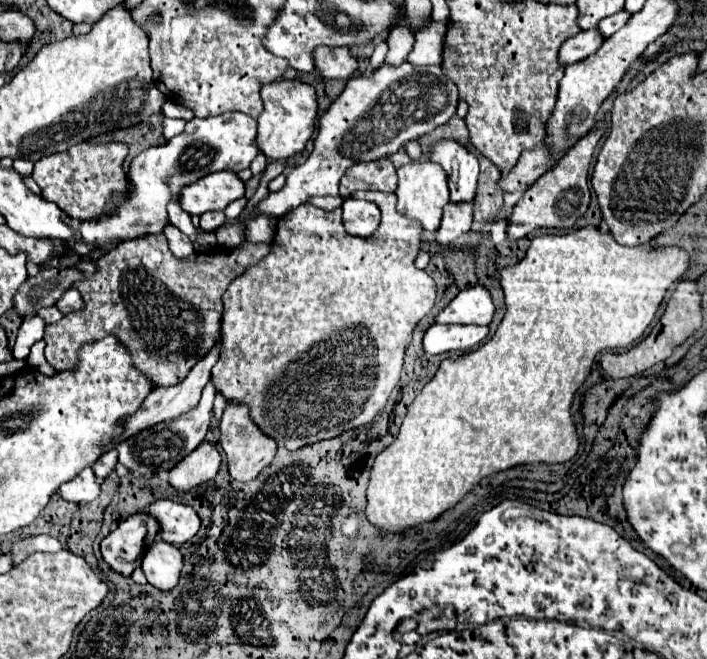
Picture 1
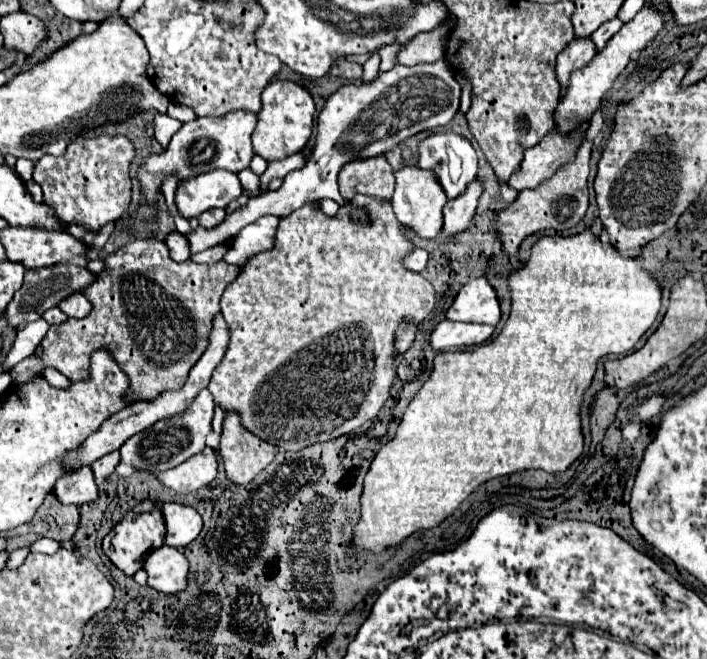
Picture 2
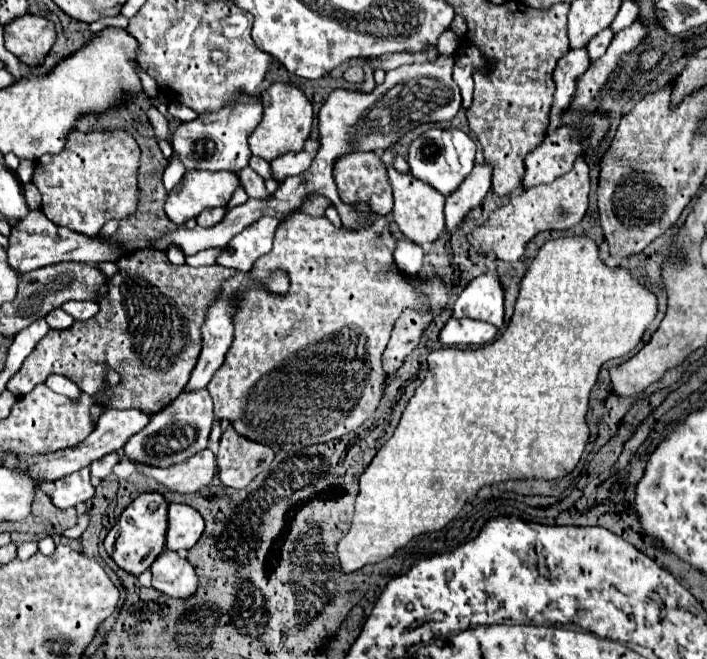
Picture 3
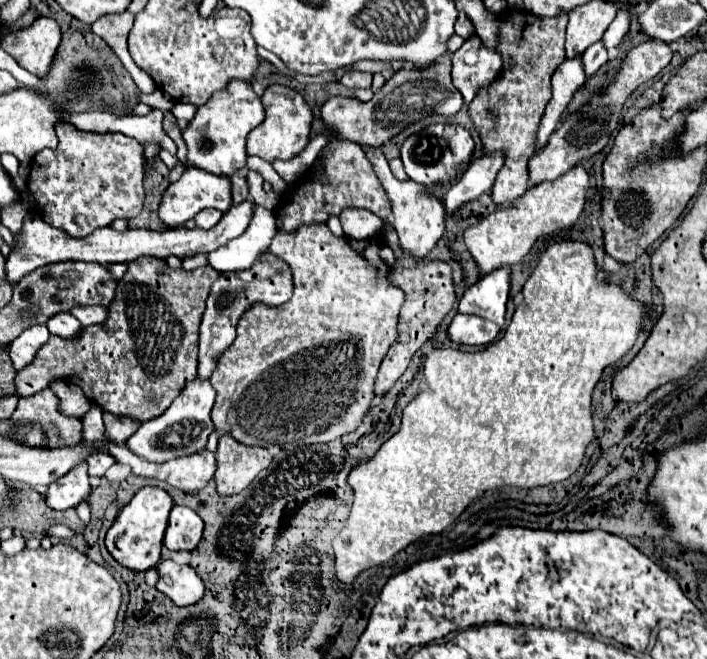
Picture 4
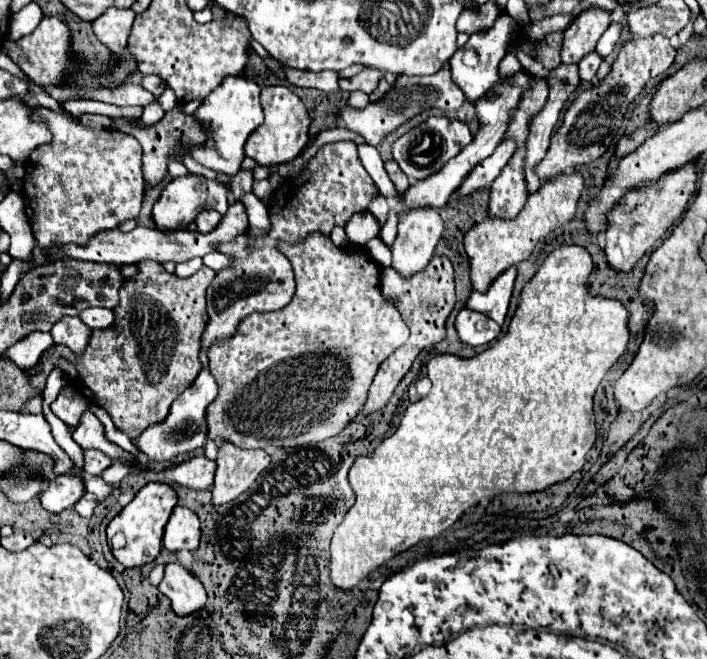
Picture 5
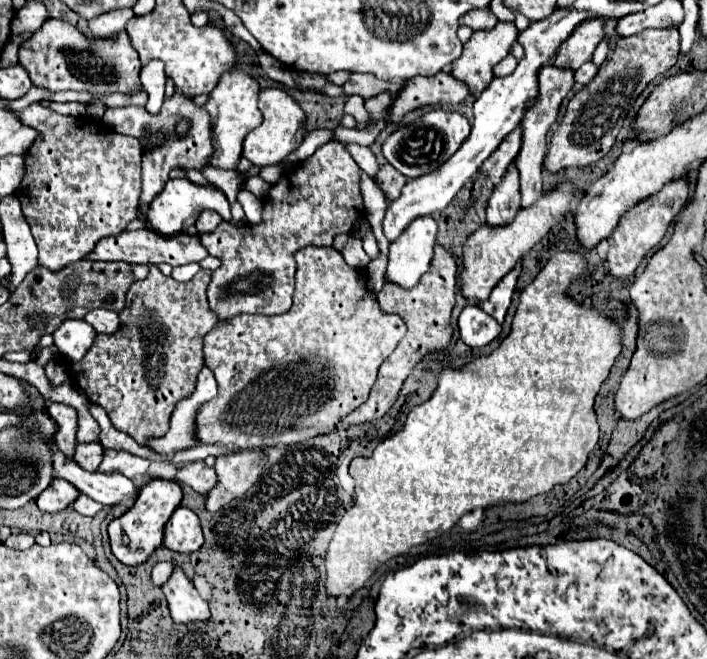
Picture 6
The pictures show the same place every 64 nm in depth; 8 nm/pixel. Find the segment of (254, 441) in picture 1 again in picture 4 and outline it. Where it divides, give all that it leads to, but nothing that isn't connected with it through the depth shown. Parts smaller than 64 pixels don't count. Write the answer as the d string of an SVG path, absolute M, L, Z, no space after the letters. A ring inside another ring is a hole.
M222 436L216 450L216 462L216 492L220 492L220 496L234 496L248 488L250 482L270 466L272 456L266 448L244 446L232 440L232 436Z

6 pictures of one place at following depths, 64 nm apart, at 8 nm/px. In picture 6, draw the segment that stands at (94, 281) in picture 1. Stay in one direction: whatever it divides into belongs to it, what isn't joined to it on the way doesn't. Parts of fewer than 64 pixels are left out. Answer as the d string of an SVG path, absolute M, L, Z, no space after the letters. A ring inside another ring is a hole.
M150 266L146 280L136 280L126 294L126 308L120 312L122 328L116 334L98 334L92 348L78 364L70 364L69 372L84 388L92 404L102 406L120 432L126 432L140 446L148 446L148 440L164 436L170 426L170 416L180 400L190 396L196 388L196 376L204 366L202 338L218 322L216 314L208 308L206 288L210 284L210 270L200 270L190 282L176 282L172 276L164 276L156 266Z

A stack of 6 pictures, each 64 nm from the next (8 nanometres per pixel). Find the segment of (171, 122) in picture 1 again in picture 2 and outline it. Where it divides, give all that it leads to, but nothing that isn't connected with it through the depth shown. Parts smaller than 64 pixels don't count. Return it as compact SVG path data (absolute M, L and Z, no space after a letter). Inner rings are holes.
M154 114L154 136L163 149L167 149L172 134L182 126L182 122L170 118L168 114Z

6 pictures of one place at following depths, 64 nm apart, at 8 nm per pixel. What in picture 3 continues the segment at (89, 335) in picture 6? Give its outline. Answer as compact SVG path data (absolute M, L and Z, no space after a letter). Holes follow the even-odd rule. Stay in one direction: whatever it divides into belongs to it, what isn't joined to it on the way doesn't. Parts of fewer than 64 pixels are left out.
M62 308L58 310L52 310L48 316L46 316L46 322L52 330L64 330L64 328L70 328L76 320L72 316L68 316Z

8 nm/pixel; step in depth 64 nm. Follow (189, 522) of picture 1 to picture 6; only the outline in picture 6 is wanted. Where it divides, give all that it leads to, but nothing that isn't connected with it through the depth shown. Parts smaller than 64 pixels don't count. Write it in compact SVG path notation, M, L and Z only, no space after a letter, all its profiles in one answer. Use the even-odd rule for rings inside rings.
M176 508L164 530L164 546L172 552L196 552L204 544L198 516L190 508Z

